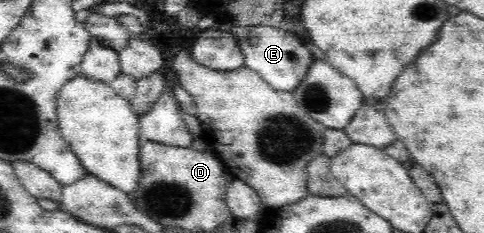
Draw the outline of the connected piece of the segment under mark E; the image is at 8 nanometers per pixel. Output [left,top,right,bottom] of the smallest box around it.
[234,24,316,91]

